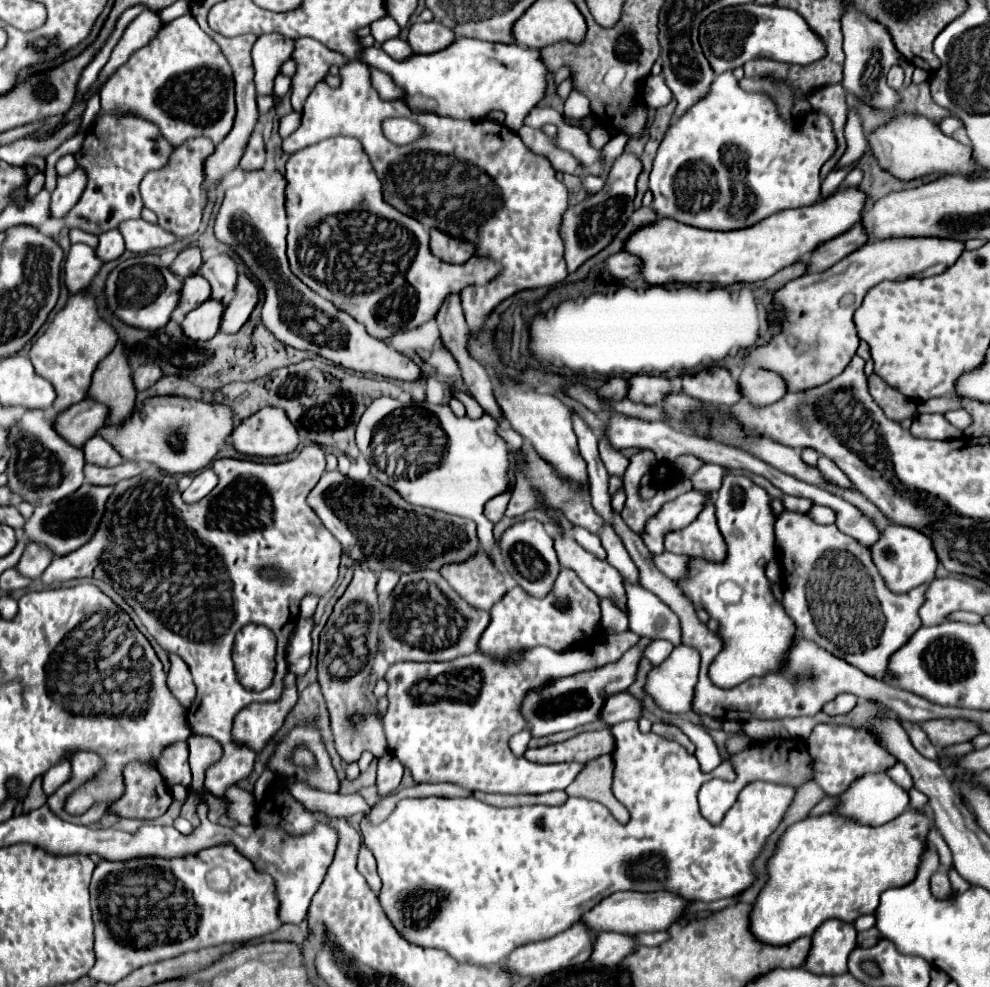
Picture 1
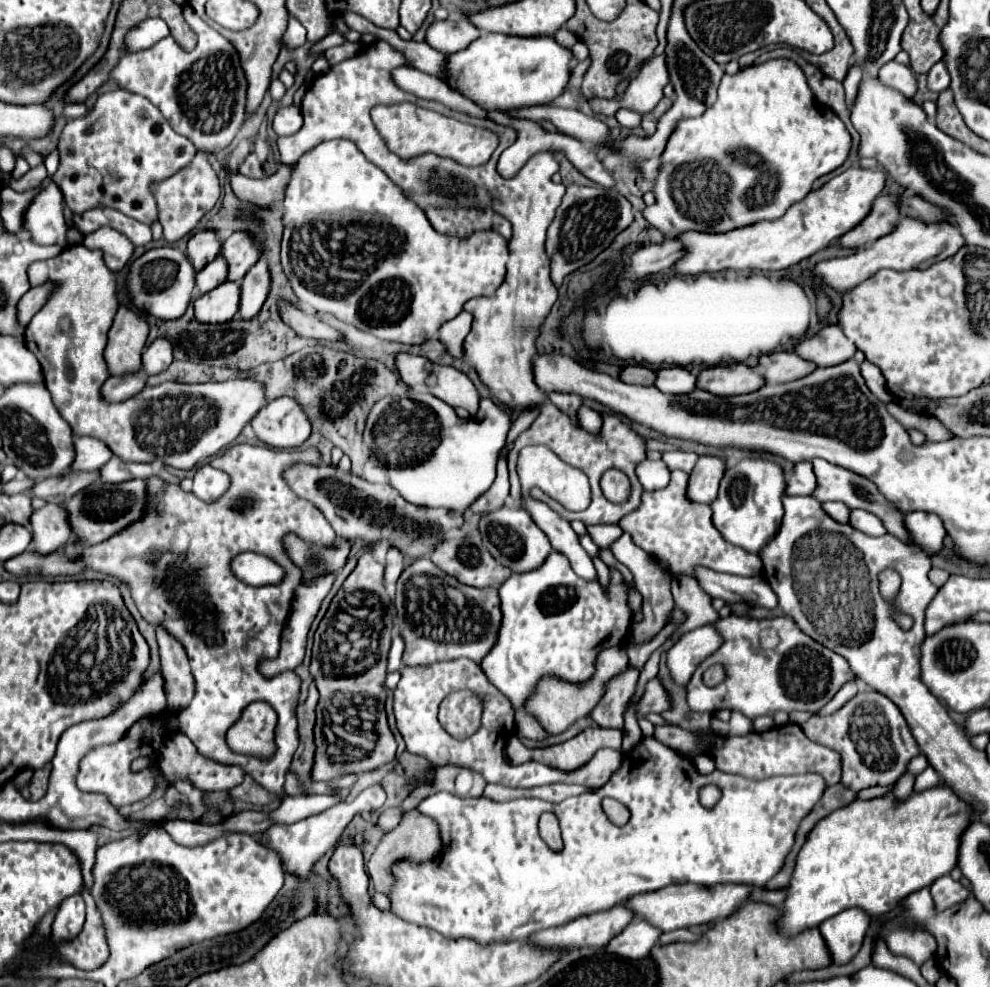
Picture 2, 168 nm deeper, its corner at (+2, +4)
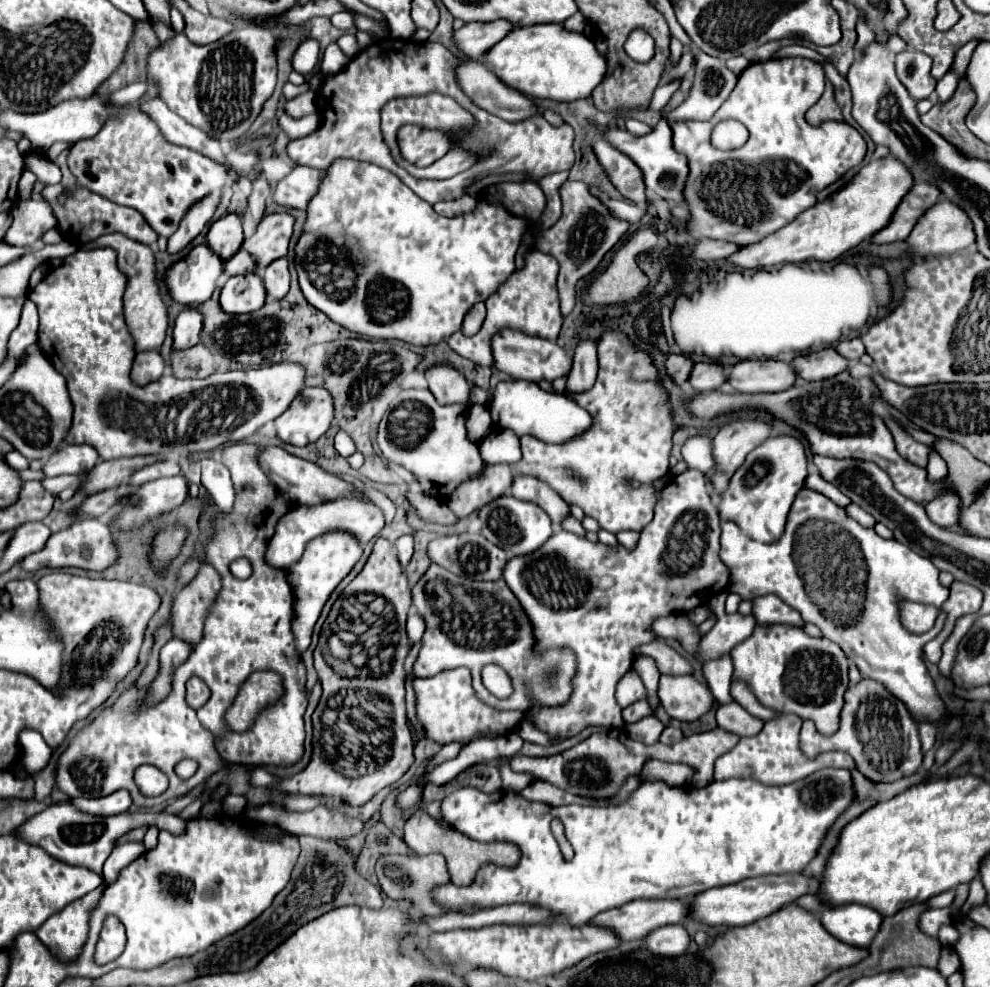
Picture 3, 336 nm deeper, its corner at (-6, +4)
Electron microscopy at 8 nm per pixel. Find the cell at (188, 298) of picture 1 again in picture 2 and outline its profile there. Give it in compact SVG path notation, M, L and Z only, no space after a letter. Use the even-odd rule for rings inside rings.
M218 256L204 270L198 272L198 276L196 276L196 290L200 294L206 294L212 288L216 288L218 284L222 284L226 280L226 276L228 276L228 262L226 262L224 256Z

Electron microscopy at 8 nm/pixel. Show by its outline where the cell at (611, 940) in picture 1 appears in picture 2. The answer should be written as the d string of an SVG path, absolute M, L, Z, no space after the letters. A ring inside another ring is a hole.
M634 920L630 928L626 928L620 936L616 936L608 946L606 952L628 958L628 960L642 960L648 958L652 948L658 944L662 930L648 924L646 920Z

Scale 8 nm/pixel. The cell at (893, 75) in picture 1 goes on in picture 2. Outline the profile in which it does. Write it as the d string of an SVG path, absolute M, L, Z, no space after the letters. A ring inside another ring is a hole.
M896 60L884 64L880 68L878 76L886 86L896 88L898 92L902 92L908 98L912 98L916 94L916 90L918 90L918 82L916 82L916 76L914 76L912 68L906 66L906 64L898 64Z

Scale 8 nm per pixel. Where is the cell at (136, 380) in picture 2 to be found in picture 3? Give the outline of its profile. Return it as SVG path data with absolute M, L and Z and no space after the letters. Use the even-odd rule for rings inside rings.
M156 350L140 352L134 358L130 378L134 380L134 384L146 386L146 384L150 384L154 380L160 380L162 372L164 372L164 360L162 360L160 352L156 352Z

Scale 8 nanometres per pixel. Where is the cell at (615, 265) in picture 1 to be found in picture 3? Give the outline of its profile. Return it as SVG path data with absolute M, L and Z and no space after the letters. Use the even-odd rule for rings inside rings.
M698 240L688 258L692 260L720 260L720 258L726 258L730 254L734 254L736 250L740 250L738 244L730 244L730 242L722 242L722 240Z

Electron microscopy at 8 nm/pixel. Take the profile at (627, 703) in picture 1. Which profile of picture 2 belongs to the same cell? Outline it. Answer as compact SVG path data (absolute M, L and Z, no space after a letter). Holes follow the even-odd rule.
M658 678L650 680L646 684L646 692L644 692L644 698L640 700L638 704L638 710L640 710L640 716L646 716L650 712L656 712L656 714L662 714L666 710L670 710L672 704L670 704L670 696L666 692L666 688L662 686L662 682Z

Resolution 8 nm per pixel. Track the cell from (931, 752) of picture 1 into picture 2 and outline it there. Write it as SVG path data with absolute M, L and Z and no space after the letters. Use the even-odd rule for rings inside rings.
M874 690L858 692L830 716L812 716L802 724L802 730L812 742L828 746L842 756L842 784L856 792L892 784L906 772L910 758L920 754L898 706Z

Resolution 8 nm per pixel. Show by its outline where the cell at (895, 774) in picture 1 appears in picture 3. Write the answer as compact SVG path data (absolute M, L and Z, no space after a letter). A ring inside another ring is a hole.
M920 724L919 736L923 752L925 752L926 749L931 749L934 746L937 734L938 728L935 724Z

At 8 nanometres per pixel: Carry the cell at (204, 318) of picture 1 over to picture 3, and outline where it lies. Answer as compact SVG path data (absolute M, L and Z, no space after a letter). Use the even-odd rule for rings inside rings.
M232 276L220 292L220 308L230 314L246 314L262 308L266 292L260 276Z

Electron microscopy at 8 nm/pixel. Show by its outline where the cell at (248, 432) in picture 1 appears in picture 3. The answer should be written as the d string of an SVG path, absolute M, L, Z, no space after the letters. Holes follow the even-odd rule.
M304 388L294 404L274 420L278 438L292 446L308 446L316 442L330 426L332 398L324 388Z

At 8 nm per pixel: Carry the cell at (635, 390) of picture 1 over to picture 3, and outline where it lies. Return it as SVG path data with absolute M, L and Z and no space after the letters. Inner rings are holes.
M698 362L698 364L694 364L688 382L698 392L716 390L726 382L724 368L720 364L716 364L716 362Z

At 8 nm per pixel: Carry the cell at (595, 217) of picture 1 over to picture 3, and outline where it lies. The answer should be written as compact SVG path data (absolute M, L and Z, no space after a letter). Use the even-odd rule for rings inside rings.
M566 180L560 188L560 196L562 196L562 204L564 204L564 216L552 228L548 228L540 234L538 248L542 252L554 256L560 264L558 292L560 292L560 308L562 308L562 314L566 316L576 302L576 282L582 276L588 276L594 272L594 268L600 264L604 254L630 228L630 222L618 220L610 210L606 210L604 202L600 198L594 198L588 184L584 184L584 182Z

